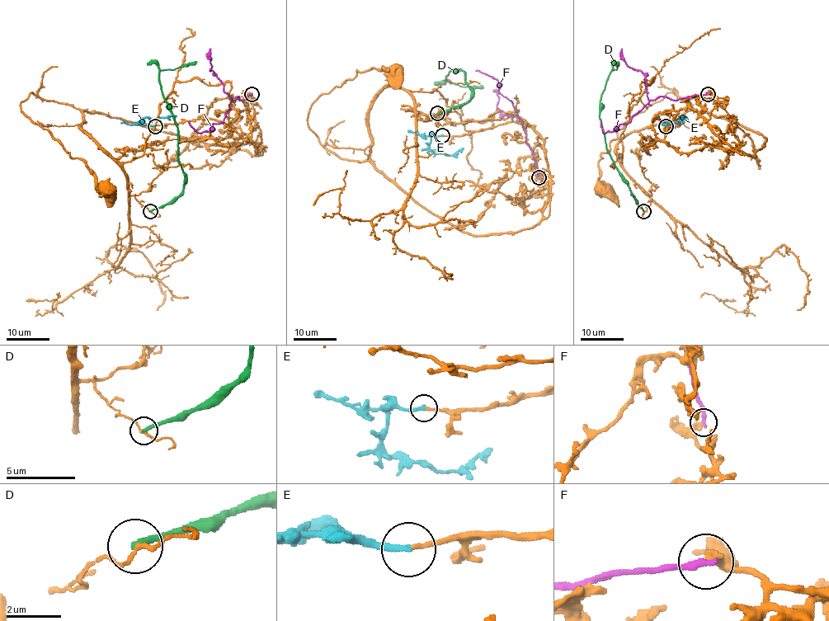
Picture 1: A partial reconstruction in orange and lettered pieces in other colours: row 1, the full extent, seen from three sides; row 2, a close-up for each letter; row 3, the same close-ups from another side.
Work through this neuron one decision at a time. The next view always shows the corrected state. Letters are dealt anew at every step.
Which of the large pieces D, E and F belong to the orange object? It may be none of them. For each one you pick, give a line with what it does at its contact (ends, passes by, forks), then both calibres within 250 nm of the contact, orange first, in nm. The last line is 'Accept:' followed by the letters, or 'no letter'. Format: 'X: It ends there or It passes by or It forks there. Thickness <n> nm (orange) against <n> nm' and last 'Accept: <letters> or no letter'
E: It ends there. Thickness 170 nm (orange) against 240 nm
Accept: E

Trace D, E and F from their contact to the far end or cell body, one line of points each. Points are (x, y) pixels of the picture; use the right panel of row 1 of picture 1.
D: (644, 211), (606, 148), (600, 118), (600, 101), (609, 72), (617, 68), (618, 62)
E: (666, 126), (666, 123), (685, 118), (678, 116)
F: (708, 94), (674, 101), (659, 96), (646, 104), (628, 123), (621, 124), (612, 132), (605, 133), (600, 122)

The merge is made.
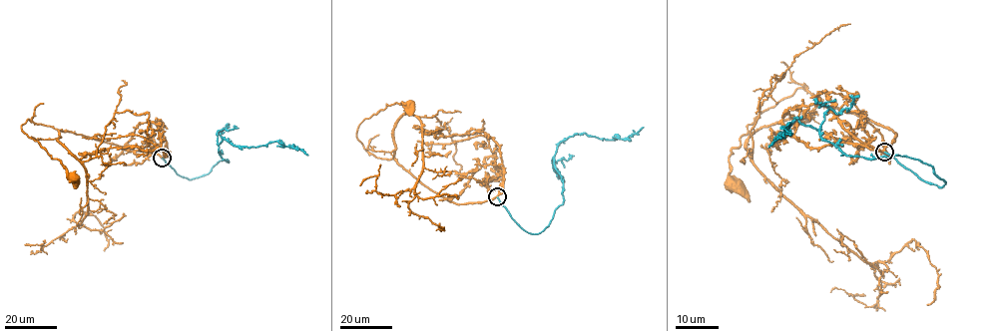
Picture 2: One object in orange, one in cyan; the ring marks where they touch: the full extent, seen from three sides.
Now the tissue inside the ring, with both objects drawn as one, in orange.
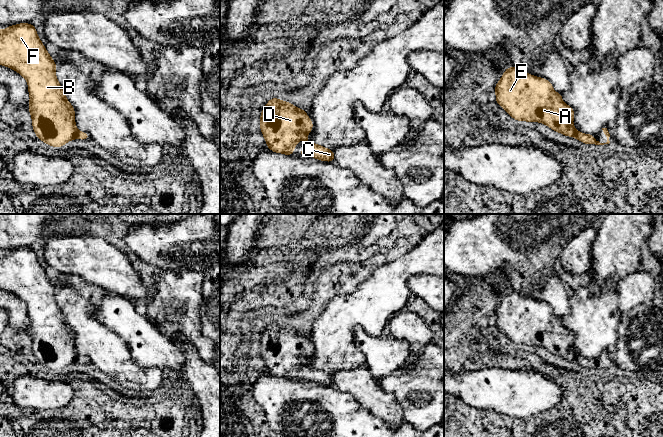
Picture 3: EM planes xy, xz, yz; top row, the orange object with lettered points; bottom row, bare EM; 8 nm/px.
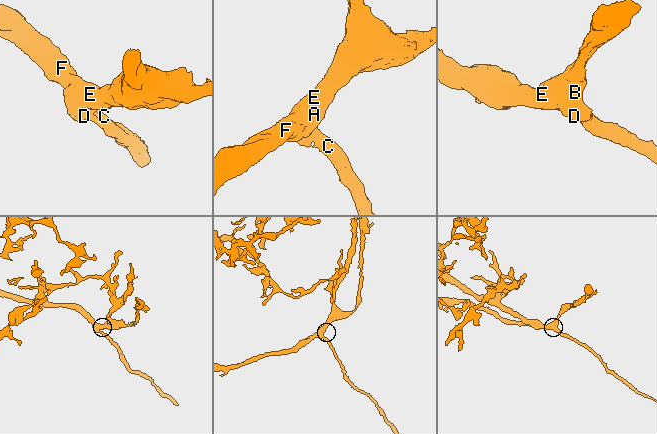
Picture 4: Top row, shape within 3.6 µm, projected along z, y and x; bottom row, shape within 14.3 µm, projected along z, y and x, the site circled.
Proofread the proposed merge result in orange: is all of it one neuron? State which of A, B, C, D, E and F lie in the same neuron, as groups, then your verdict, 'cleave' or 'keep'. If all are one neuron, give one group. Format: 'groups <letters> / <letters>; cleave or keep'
groups A B C D E F; keep

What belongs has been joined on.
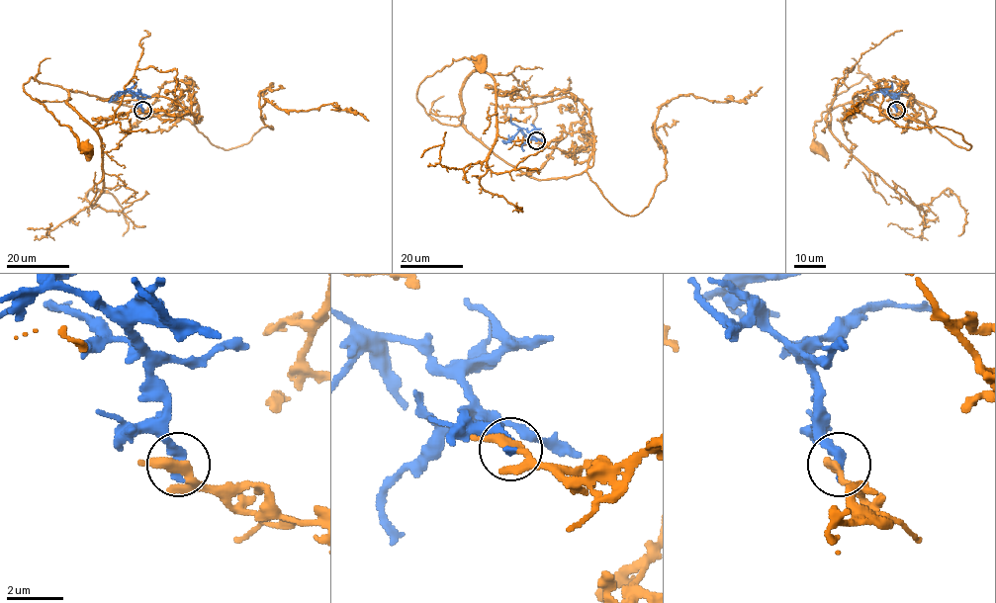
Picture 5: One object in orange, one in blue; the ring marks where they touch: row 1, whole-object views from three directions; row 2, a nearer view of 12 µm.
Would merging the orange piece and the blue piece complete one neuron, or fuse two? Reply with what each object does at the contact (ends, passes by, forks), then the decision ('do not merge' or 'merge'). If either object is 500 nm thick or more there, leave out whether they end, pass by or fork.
orange passes by; blue ends; do not merge

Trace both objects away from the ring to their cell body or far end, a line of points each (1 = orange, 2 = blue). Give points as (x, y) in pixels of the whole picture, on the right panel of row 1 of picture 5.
1: (896, 110), (897, 116), (888, 112), (925, 123), (935, 114), (863, 77), (840, 92), (815, 122), (815, 148)
2: (896, 110), (894, 100), (884, 90), (897, 99), (900, 95)

